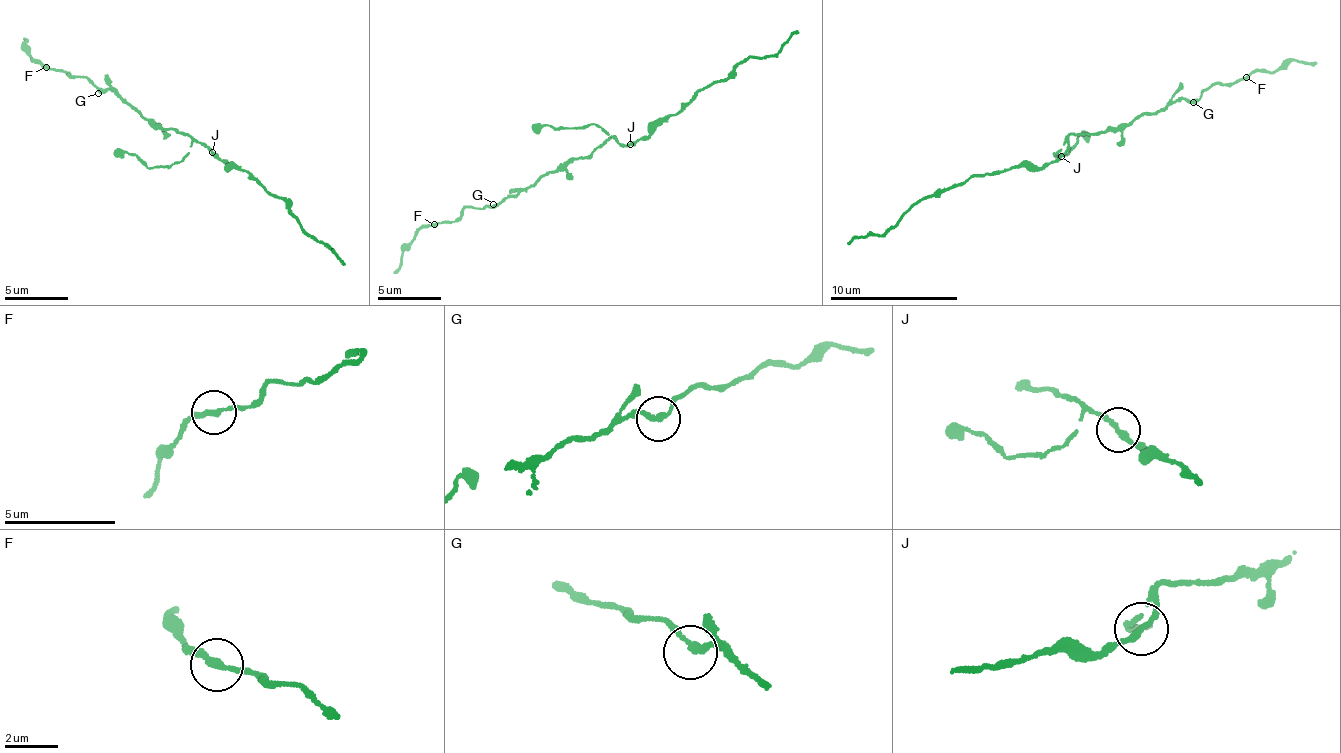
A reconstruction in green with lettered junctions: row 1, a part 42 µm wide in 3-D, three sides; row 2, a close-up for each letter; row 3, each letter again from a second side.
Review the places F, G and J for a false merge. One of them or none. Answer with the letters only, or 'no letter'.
no letter

